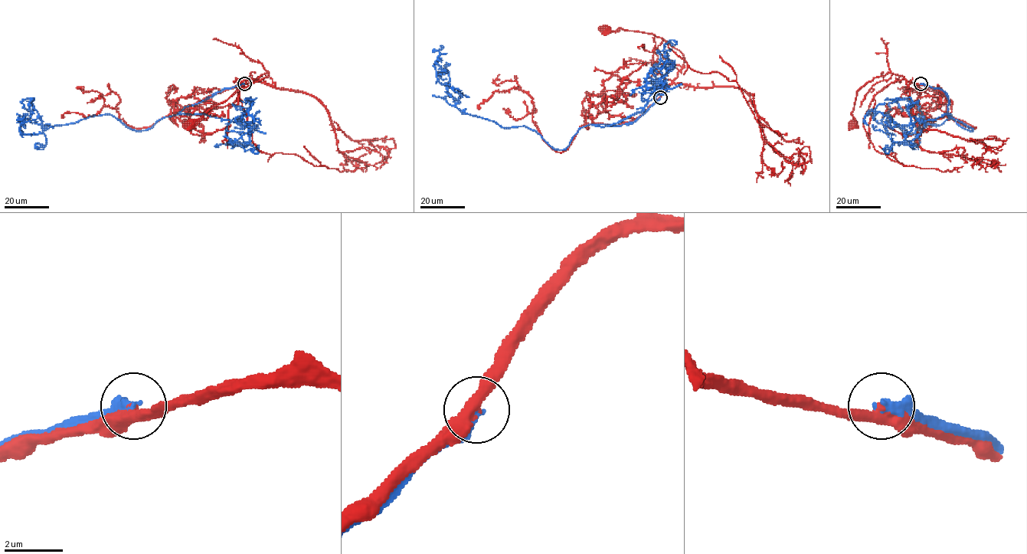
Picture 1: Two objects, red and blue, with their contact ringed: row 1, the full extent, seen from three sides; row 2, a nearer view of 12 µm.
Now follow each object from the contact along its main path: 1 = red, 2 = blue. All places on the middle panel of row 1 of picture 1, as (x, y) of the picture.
1: (659, 98), (683, 67), (683, 55), (662, 39), (651, 34), (621, 28), (605, 31), (604, 29)
2: (659, 98), (633, 121), (583, 126), (556, 149), (527, 126), (462, 113), (437, 58), (447, 73)

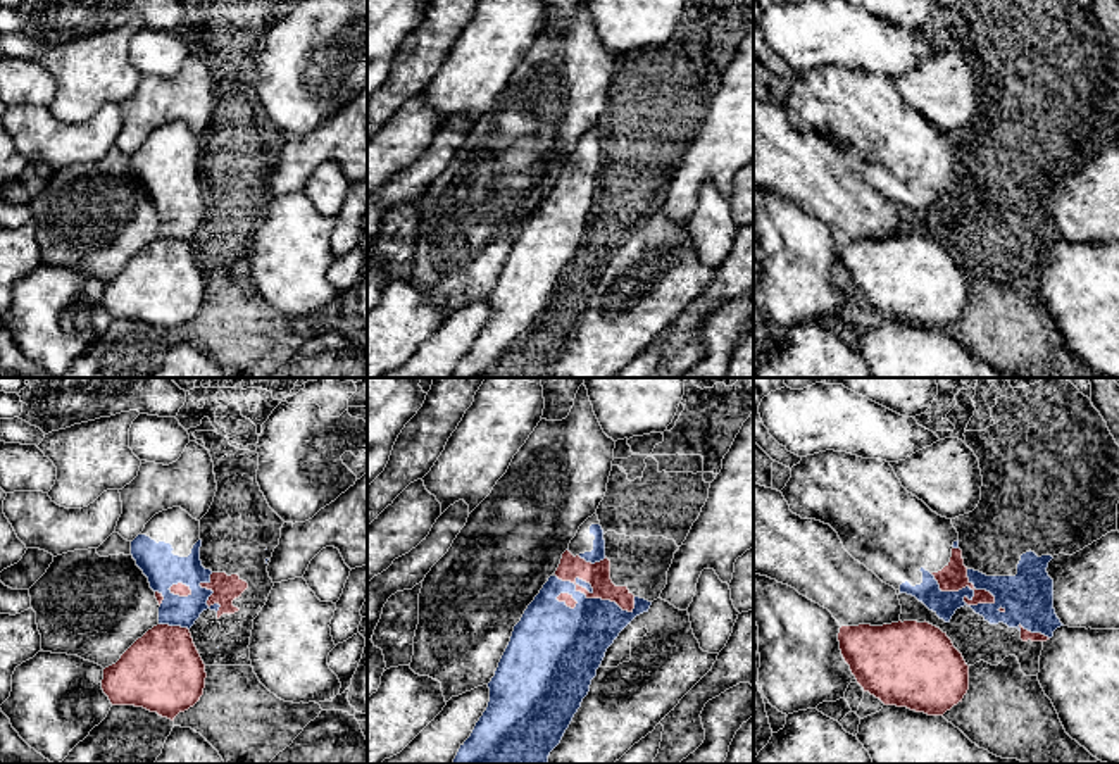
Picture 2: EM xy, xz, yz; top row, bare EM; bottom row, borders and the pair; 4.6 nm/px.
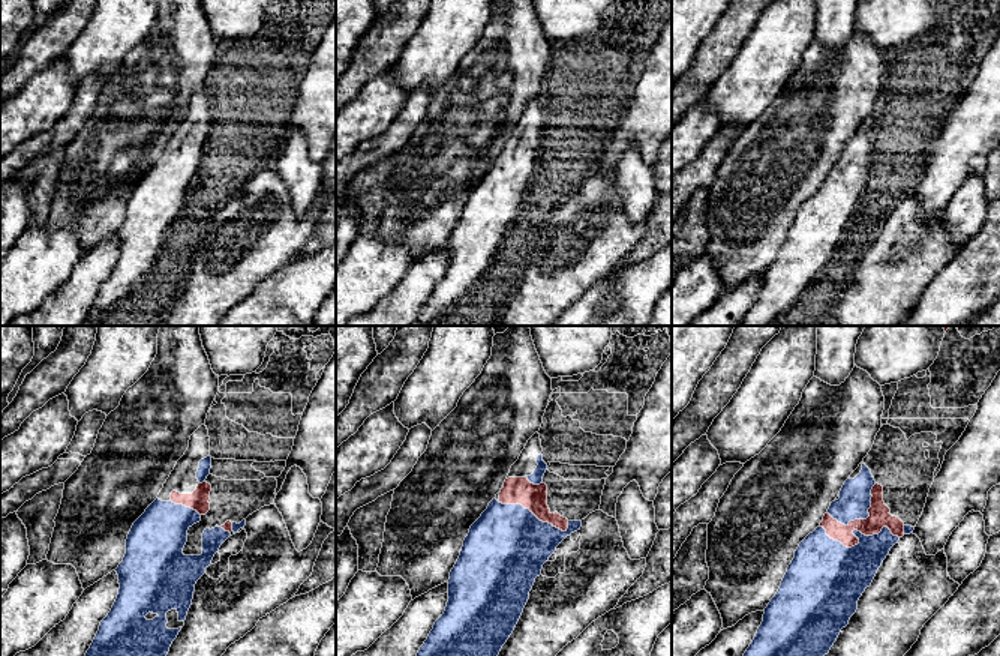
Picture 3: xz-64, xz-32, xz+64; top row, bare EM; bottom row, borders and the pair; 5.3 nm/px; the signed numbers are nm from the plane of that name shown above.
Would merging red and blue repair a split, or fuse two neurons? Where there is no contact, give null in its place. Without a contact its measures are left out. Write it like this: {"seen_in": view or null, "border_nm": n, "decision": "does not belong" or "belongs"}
{"seen_in": "yz", "border_nm": 340, "decision": "does not belong"}

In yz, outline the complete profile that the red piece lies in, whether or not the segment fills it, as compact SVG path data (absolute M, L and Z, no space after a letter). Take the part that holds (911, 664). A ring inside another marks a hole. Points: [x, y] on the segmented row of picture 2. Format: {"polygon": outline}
{"polygon": "M929 623L841 626L840 650L857 683L885 705L943 716L969 690L969 666Z"}

